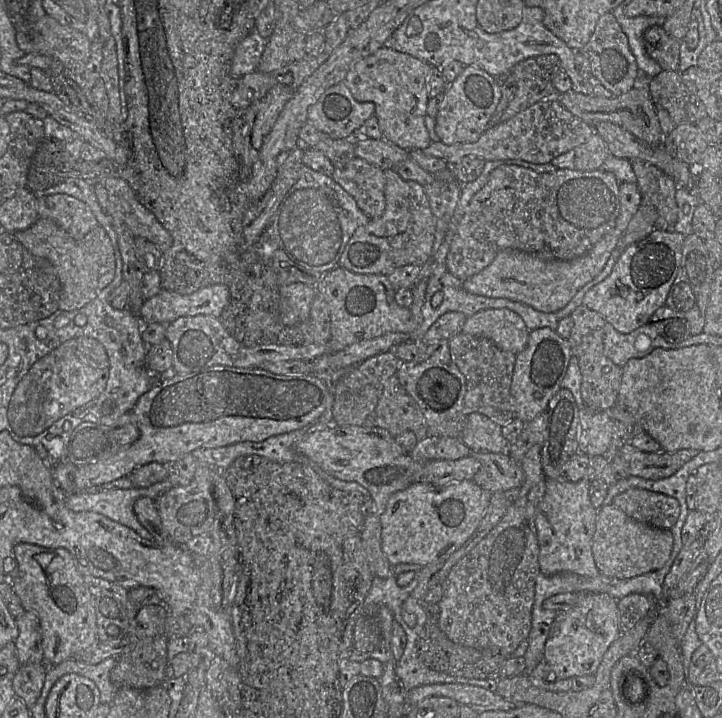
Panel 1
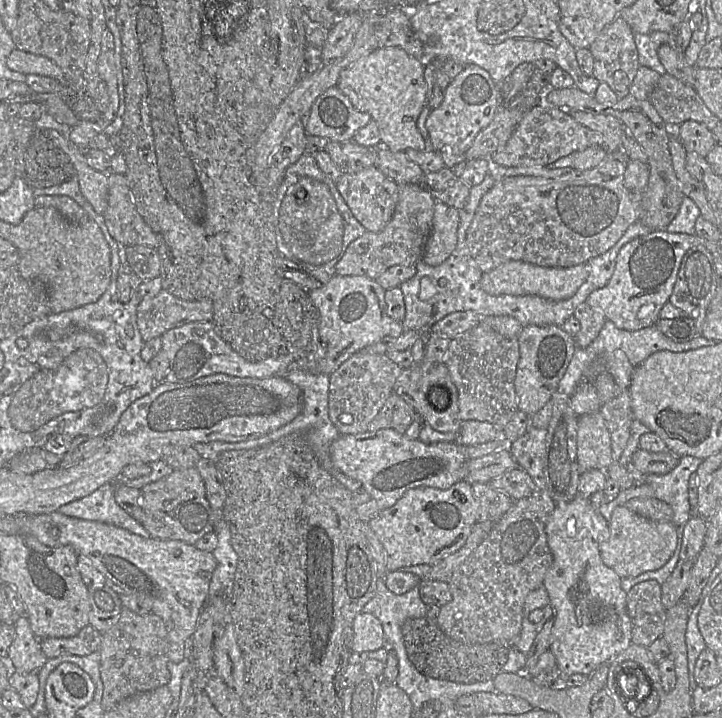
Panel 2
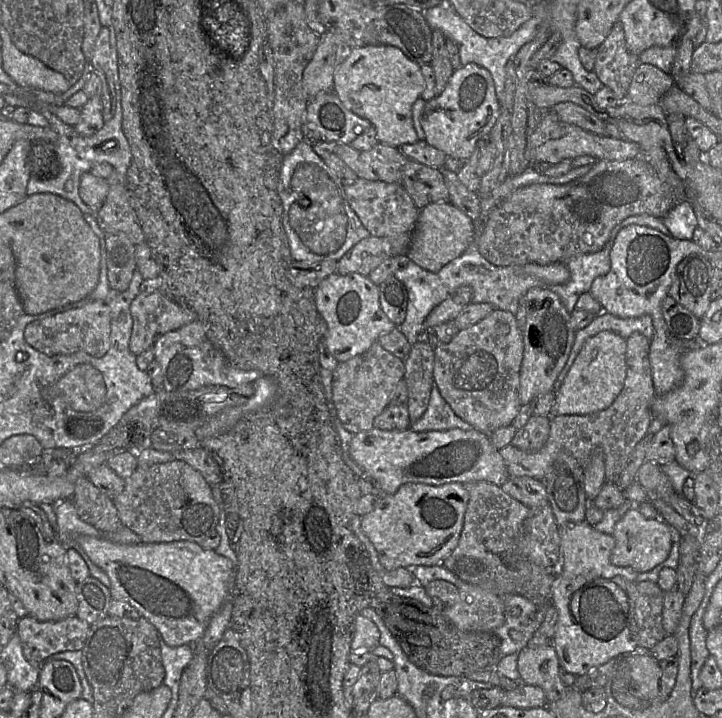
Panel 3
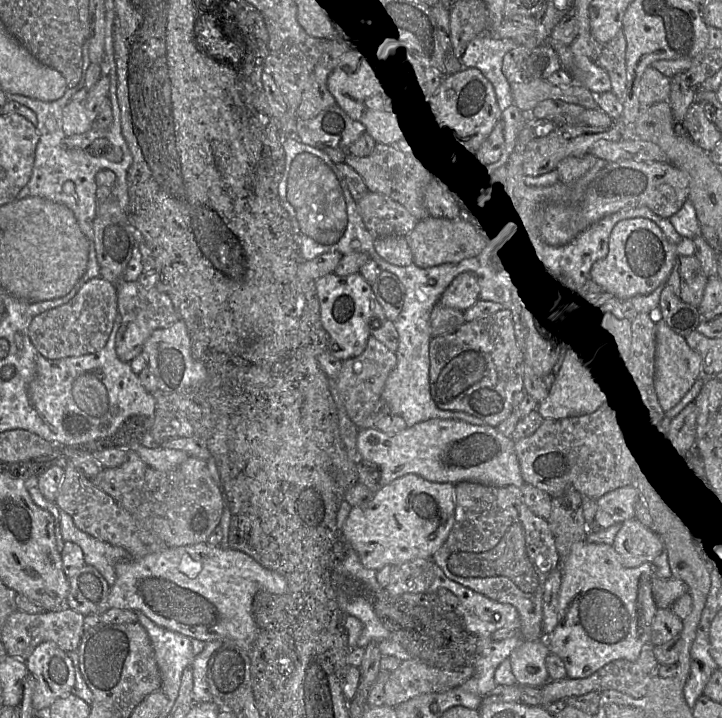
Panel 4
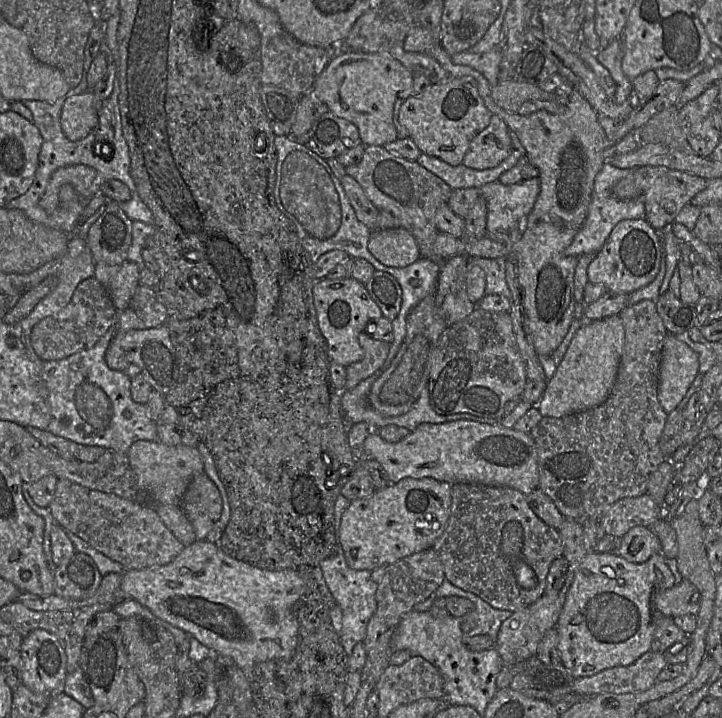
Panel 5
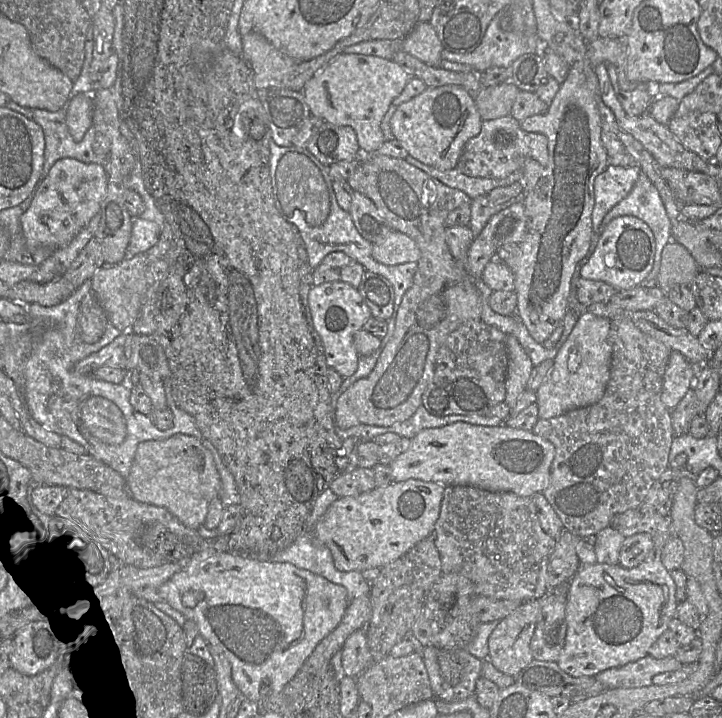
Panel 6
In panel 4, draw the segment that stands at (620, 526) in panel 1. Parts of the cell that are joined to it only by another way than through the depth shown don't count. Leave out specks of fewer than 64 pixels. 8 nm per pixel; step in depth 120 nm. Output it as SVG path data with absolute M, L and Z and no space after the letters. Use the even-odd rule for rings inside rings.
M636 517L623 522L615 538L614 547L627 567L653 562L665 551L661 536Z

